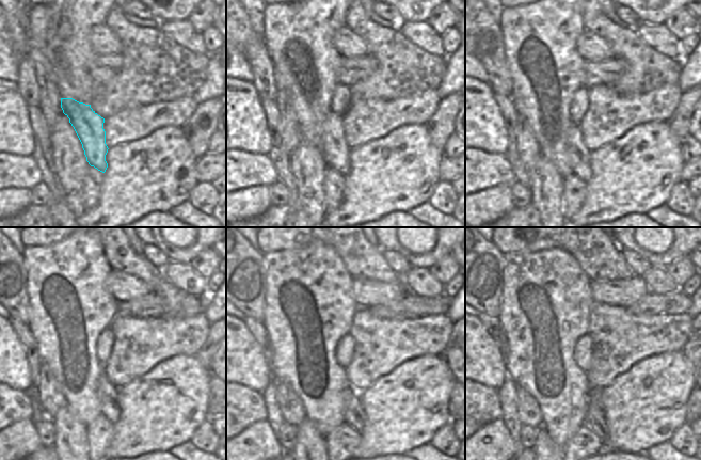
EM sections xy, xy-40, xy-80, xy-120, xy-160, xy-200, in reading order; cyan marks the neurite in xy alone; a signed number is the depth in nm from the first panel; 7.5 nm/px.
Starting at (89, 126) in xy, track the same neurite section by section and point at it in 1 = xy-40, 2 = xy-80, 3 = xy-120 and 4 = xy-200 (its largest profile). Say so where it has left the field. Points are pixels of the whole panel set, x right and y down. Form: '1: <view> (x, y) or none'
1: xy-40 (334, 147)
2: xy-80 (578, 154)
3: xy-120 (108, 395)
4: xy-200 (594, 417)

